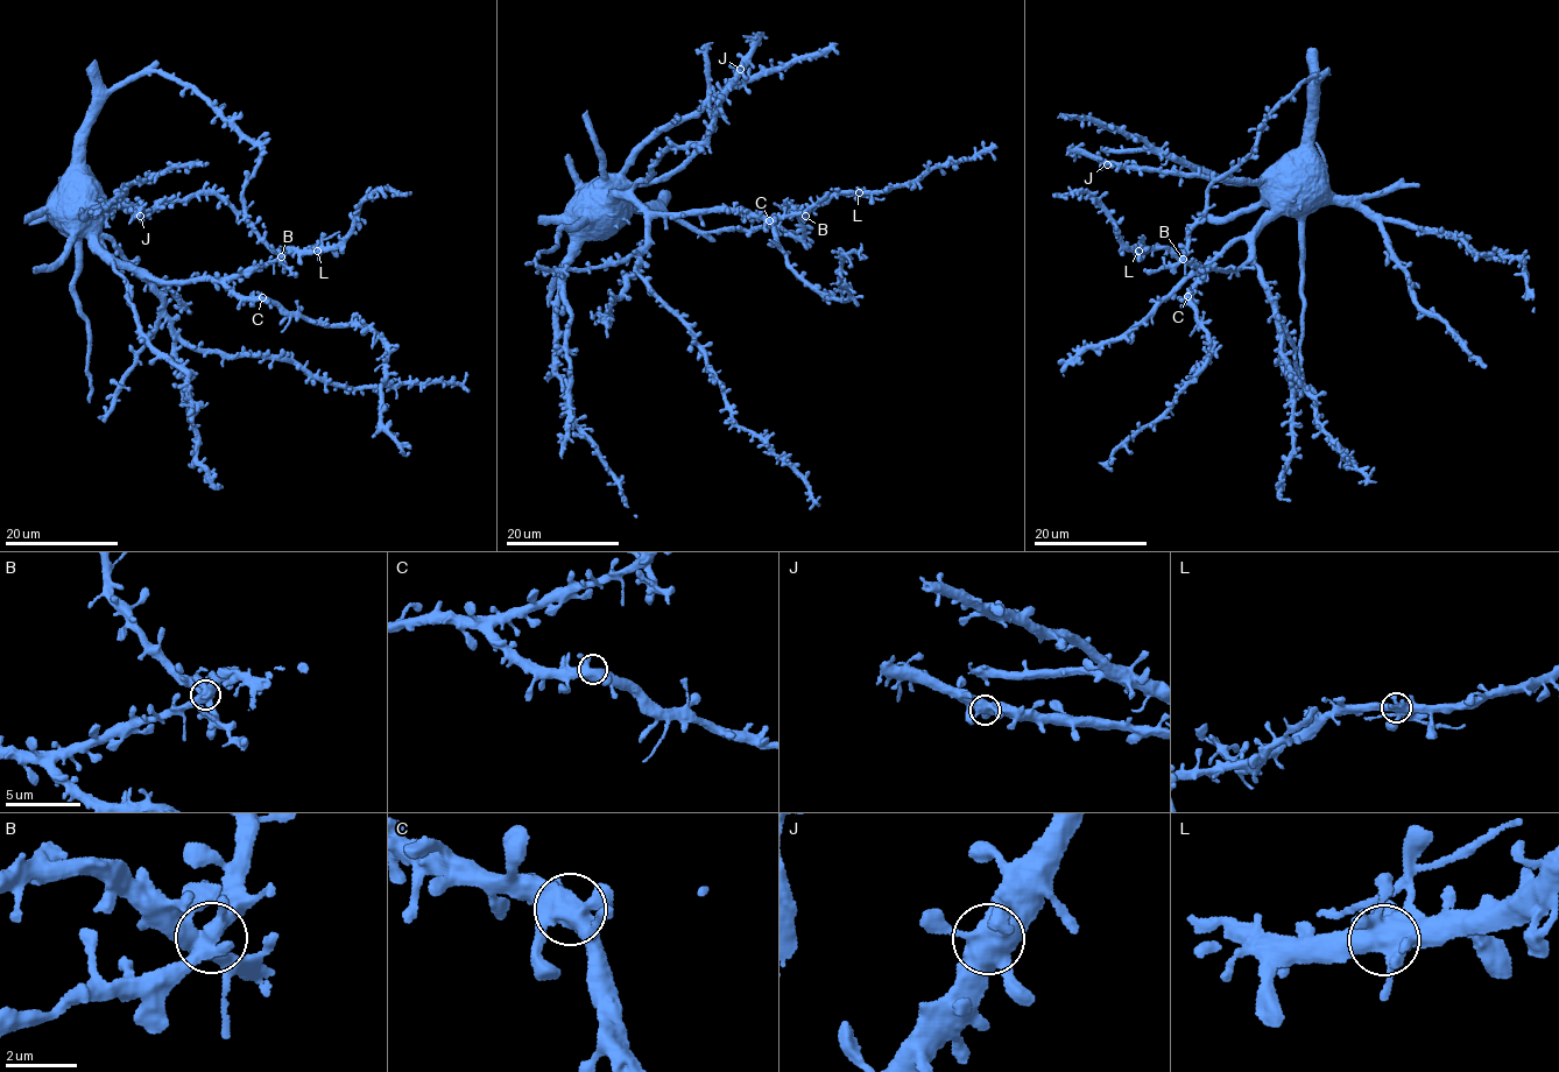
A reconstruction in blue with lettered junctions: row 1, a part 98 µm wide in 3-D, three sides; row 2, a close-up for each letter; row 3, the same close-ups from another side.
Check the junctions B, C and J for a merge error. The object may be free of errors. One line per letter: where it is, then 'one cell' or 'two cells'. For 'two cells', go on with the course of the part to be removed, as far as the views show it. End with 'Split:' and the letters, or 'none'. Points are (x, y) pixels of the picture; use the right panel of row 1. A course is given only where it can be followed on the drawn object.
B: at (1183, 259); one cell
C: at (1187, 296); one cell
J: at (1107, 164); one cell
Split: none

